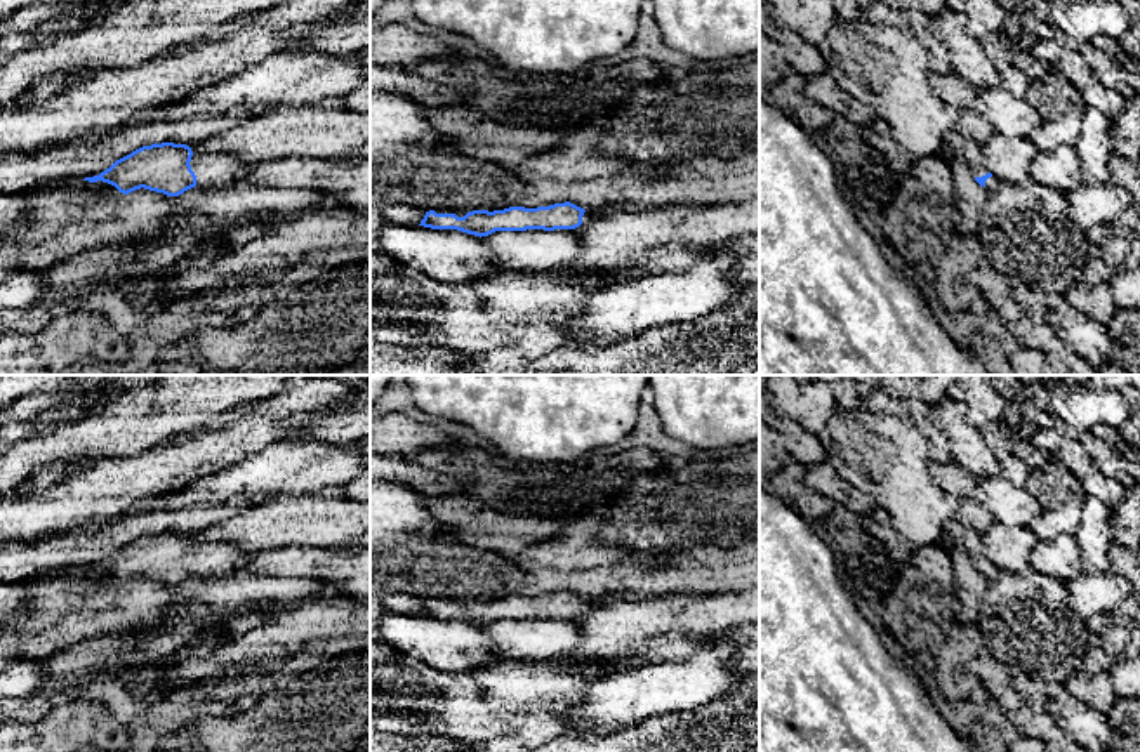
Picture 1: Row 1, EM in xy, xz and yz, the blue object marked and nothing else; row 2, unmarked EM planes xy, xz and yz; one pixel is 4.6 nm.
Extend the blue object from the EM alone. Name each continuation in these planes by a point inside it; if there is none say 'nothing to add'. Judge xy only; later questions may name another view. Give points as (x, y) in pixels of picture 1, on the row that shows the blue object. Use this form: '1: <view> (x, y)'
1: xy (216, 171)

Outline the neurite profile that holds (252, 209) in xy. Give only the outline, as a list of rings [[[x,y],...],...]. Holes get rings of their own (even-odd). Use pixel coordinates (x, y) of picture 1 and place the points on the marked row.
[[[80,179],[50,181],[35,188],[0,193],[0,283],[17,269],[49,269],[78,252],[113,245],[132,238],[148,238],[162,231],[174,217],[205,214],[217,224],[233,226],[240,240],[254,240],[271,228],[278,228],[313,210],[321,198],[304,188],[266,188],[238,182],[224,189],[191,188],[179,196],[167,196],[149,189],[129,195],[115,186]]]

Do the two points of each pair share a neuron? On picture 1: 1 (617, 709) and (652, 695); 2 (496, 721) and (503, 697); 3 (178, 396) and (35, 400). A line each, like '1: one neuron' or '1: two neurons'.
1: one neuron
2: two neurons
3: two neurons

